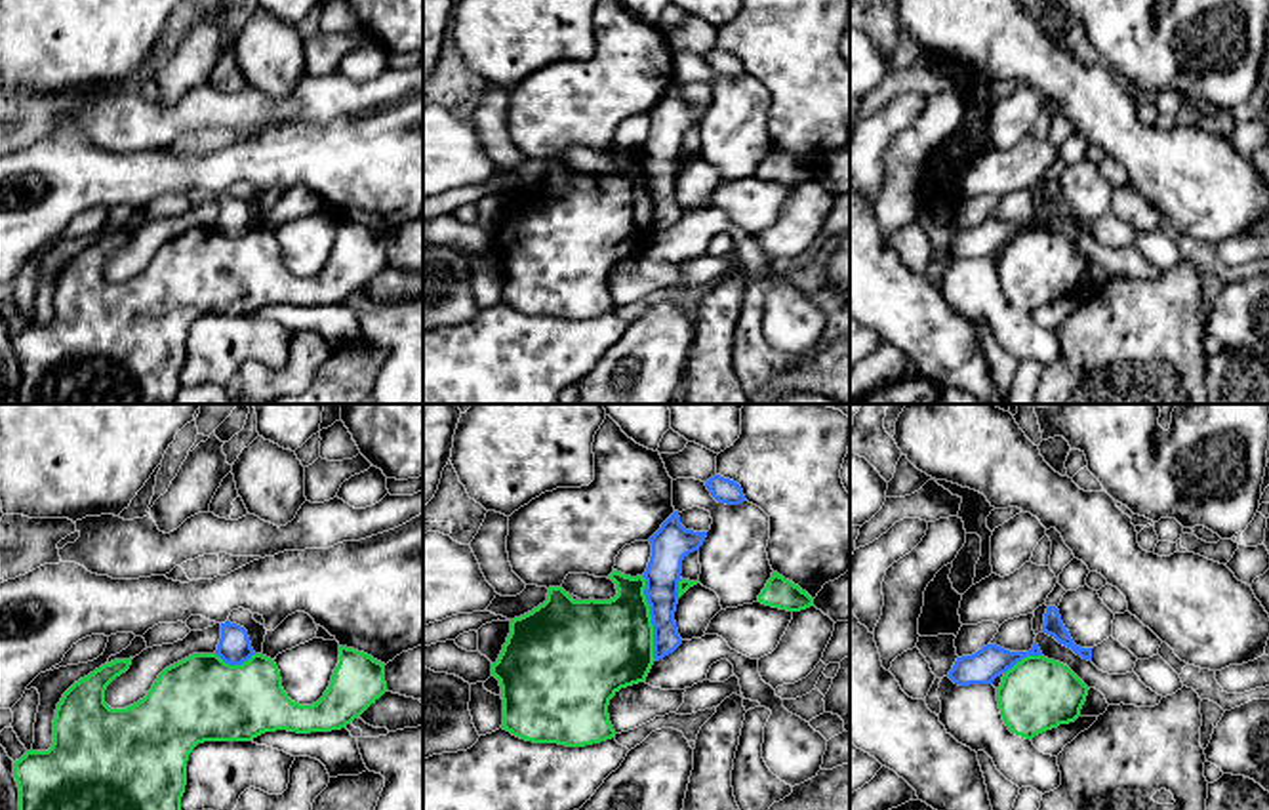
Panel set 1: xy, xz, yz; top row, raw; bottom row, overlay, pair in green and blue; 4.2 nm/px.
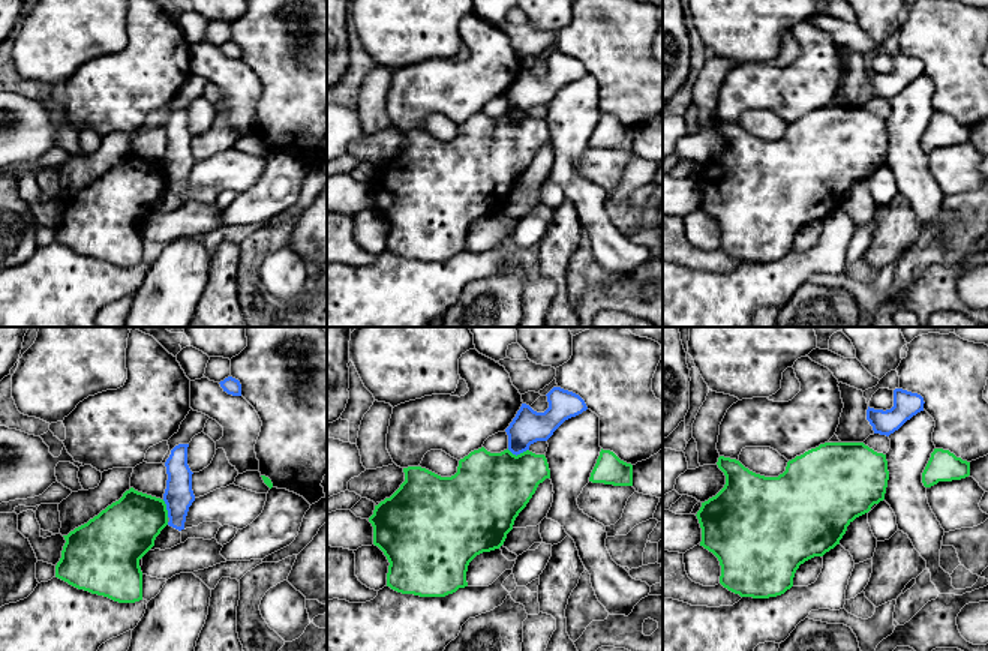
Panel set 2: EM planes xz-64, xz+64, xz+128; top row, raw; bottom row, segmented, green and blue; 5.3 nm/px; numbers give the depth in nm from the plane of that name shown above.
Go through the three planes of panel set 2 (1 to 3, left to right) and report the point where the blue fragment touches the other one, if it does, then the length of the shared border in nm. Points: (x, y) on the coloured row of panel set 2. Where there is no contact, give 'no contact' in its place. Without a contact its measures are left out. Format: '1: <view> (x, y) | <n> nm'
1: xz-64 (165, 509) | 100 nm
2: xz+64 (517, 455) | 120 nm
3: no contact

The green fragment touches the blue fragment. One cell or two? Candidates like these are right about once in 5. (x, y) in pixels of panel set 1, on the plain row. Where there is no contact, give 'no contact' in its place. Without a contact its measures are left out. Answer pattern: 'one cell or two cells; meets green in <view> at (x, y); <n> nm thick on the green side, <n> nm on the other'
two cells; meets green in xz at (650, 191); 400 nm thick on the green side, 150 nm on the other

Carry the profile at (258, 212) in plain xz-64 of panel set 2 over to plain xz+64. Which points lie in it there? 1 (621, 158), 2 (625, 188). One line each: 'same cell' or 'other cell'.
1: other cell
2: same cell

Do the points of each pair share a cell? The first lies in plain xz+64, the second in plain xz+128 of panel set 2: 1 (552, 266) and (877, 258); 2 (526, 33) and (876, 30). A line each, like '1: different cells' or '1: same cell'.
1: same cell
2: different cells

